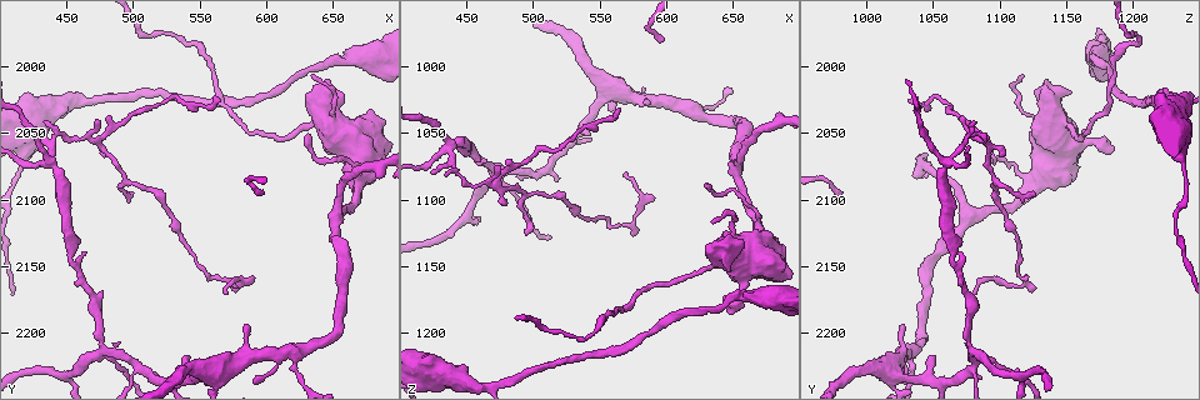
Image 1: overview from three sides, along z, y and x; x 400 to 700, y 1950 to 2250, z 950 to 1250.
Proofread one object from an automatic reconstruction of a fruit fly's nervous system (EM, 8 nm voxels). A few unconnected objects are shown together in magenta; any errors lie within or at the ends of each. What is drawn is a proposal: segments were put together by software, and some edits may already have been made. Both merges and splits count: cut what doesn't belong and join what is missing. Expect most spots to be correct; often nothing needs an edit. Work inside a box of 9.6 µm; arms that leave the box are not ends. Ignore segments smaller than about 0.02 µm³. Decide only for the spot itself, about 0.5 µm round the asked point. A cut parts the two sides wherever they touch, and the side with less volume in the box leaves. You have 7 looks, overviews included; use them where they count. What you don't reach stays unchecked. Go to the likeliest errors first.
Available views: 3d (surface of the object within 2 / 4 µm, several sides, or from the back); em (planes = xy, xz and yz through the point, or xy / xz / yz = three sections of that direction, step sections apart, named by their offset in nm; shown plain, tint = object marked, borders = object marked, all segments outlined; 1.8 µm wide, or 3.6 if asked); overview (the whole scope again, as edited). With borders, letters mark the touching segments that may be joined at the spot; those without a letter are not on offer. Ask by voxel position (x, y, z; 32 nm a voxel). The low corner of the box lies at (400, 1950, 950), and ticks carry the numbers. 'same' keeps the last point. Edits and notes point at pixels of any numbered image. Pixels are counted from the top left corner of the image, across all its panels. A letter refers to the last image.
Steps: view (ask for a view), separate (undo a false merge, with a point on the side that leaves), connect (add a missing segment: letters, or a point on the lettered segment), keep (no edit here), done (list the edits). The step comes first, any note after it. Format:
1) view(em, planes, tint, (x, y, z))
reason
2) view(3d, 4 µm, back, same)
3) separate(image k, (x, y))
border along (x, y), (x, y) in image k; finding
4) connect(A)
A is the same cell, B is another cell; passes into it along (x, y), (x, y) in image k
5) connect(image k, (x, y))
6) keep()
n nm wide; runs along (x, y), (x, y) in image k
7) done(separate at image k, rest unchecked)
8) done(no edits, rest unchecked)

view(3d, 2 µm, (438, 2052, 1076))
abrupt turn

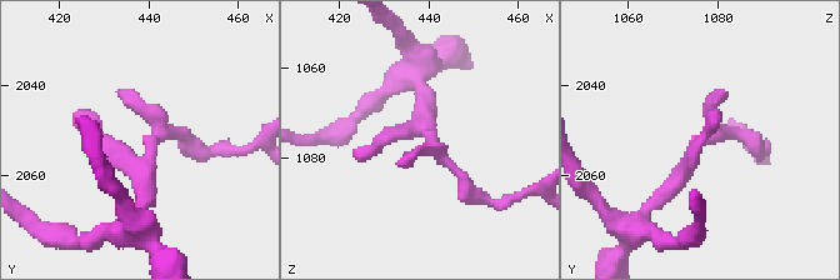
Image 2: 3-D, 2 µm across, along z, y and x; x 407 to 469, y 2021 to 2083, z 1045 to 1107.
view(em, yz, step 16, borders, (440, 2053, 1076))
now the EM

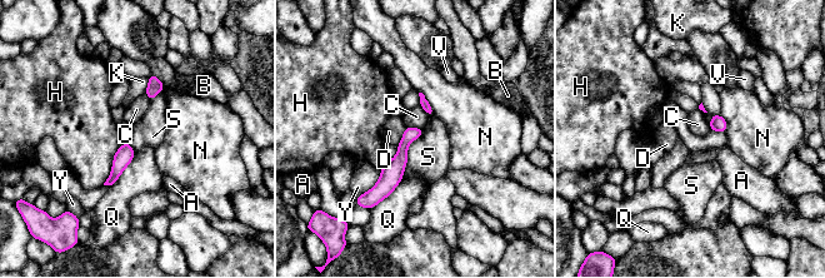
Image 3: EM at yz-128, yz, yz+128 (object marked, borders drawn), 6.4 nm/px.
keep()
S touches over 360 nm; A, B, C, D, H, K, N, Q, S, V and Y are other cells; runs along (419, 132), (368, 195) in image 3; one neuron here

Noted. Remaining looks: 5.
view(3d, 4 µm, (658, 1994, 1170))
calibre changes

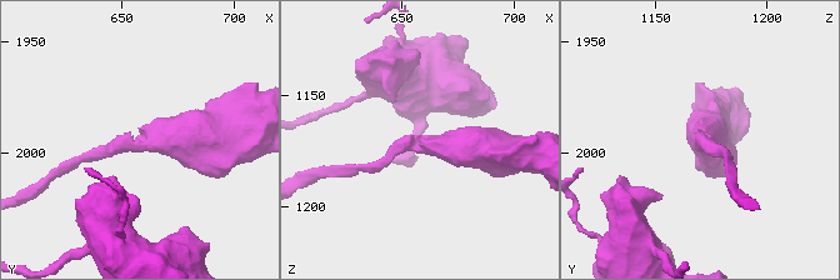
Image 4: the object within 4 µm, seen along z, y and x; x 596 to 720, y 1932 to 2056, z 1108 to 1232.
view(em, planes, borders, (656, 1996, 1171))

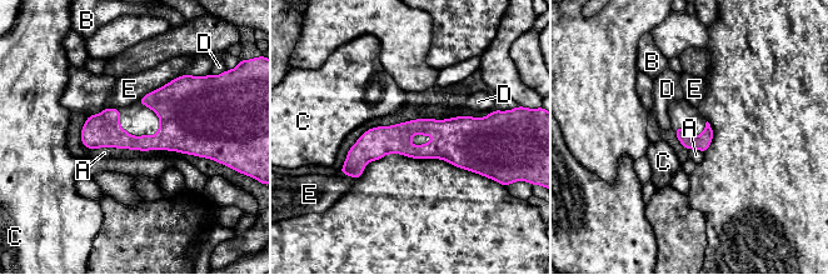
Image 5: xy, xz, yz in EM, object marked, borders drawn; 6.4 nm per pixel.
keep()
A, B, C, D and E are other cells; border along (96, 148), (178, 150), (181, 154) in image 5; one neuron here

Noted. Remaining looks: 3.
view(em, yz, step 8, borders, (666, 2086, 1128))

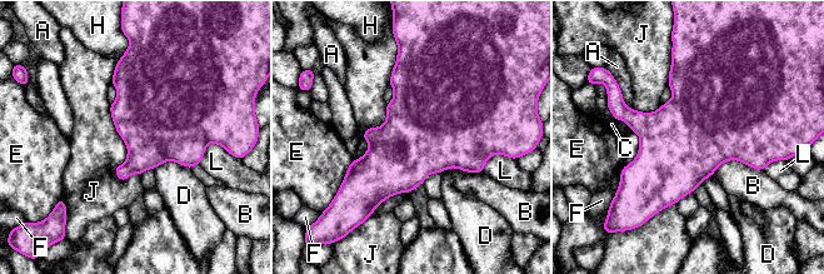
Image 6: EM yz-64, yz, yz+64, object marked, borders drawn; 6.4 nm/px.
keep()
380 nm wide; A, B, C, D, E, F, H, J and L are other cells; all the same neuron

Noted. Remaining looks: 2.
done(no edits, rest unchecked)

